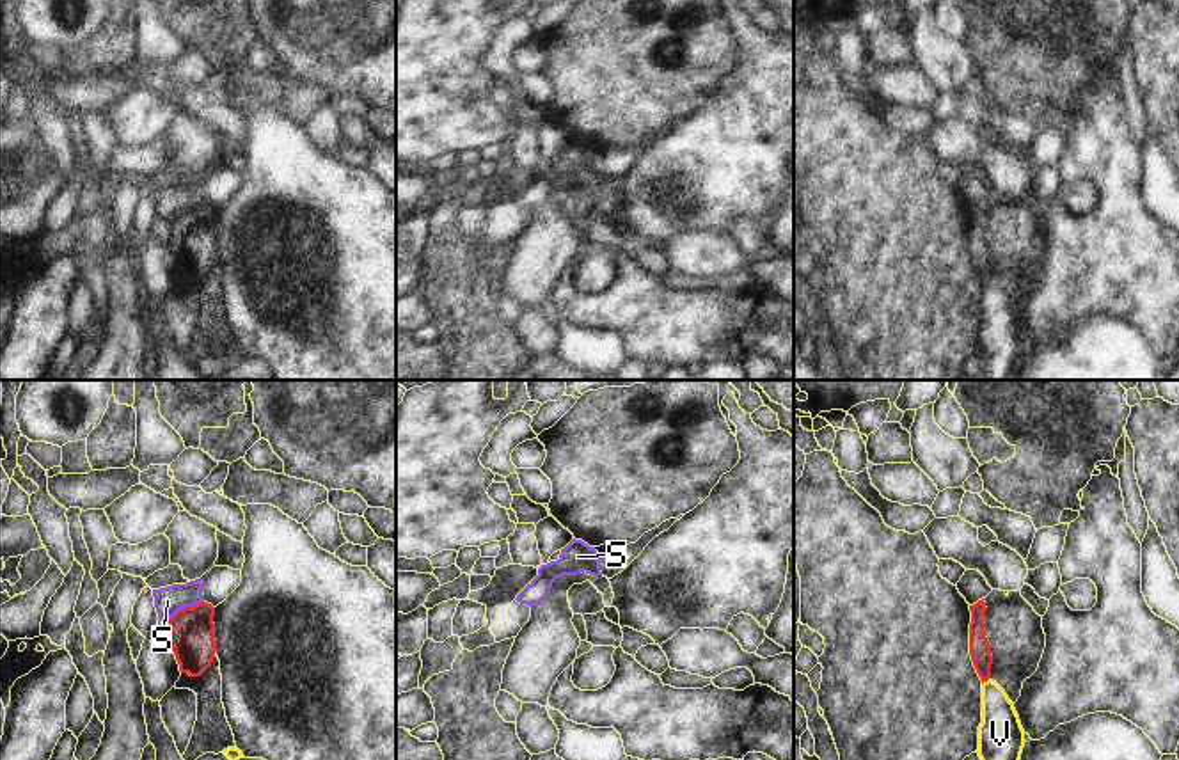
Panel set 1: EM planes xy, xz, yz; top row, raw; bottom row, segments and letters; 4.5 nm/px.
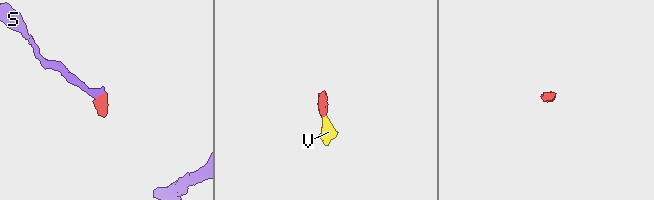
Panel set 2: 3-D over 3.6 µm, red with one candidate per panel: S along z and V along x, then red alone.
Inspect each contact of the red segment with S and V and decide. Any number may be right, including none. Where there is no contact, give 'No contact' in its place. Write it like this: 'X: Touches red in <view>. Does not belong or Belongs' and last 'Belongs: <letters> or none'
S: Touches red in xy. Does not belong
V: Touches red in yz. Belongs
Belongs: V.

